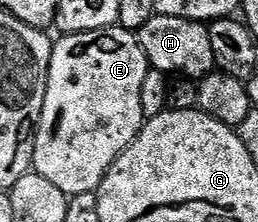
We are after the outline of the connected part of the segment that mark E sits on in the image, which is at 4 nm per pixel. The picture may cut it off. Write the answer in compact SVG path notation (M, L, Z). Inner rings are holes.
M111 27L59 38L52 51L33 172L72 198L97 191L118 156L138 137L144 124L140 91L151 68L142 44L129 29Z

